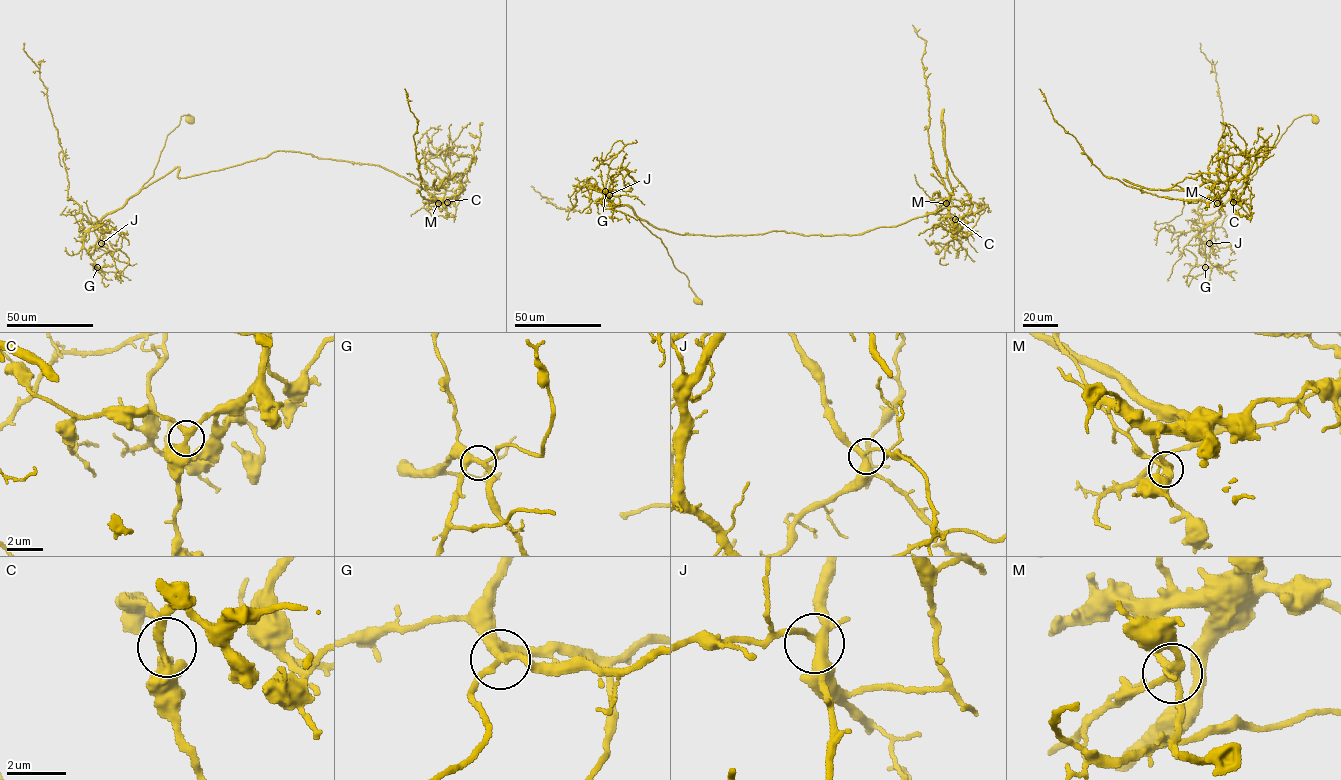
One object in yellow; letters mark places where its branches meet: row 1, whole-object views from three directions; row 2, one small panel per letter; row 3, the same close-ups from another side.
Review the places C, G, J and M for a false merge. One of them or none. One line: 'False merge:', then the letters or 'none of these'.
False merge: M

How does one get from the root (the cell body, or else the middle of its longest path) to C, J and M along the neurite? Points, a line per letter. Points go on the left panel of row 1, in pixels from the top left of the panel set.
C: (189, 120), (131, 197), (178, 167), (287, 150), (379, 165), (437, 203), (418, 167), (449, 147), (447, 202)
J: (189, 120), (188, 114), (182, 115), (167, 136), (153, 175), (120, 208), (97, 223), (94, 232), (101, 243)
M: (189, 120), (181, 117), (153, 175), (131, 197), (178, 167), (187, 177), (287, 150), (379, 165), (438, 204)

